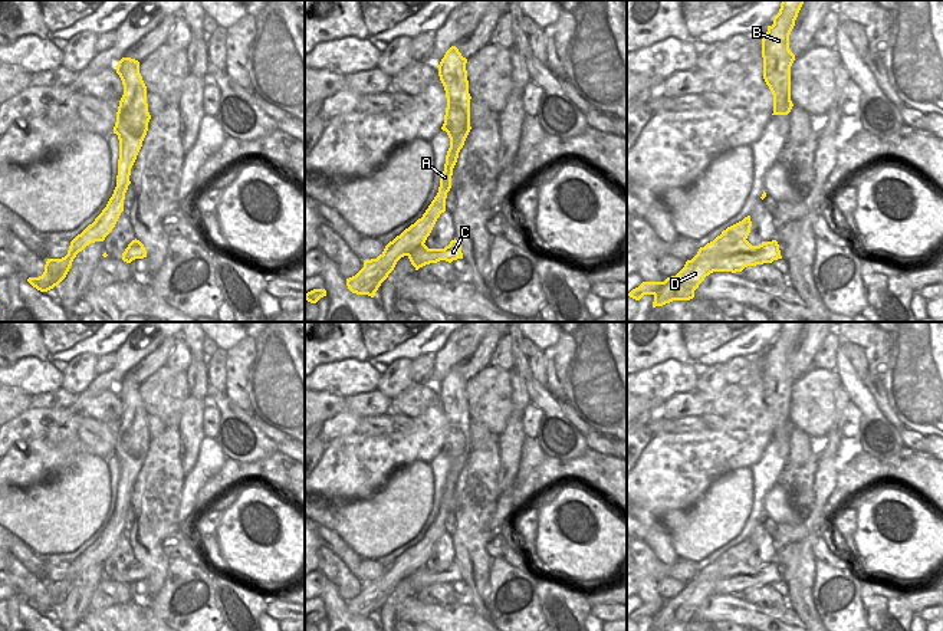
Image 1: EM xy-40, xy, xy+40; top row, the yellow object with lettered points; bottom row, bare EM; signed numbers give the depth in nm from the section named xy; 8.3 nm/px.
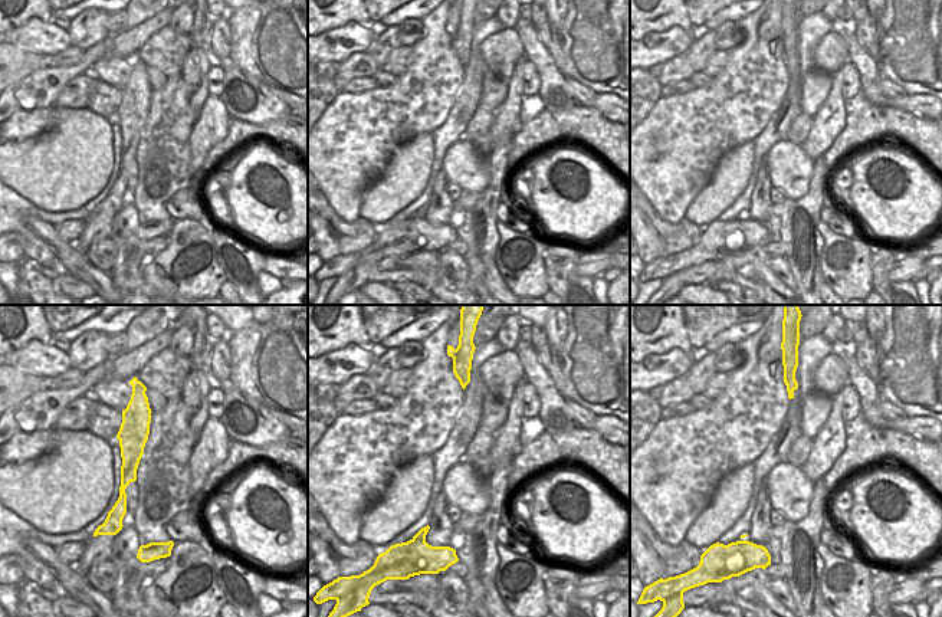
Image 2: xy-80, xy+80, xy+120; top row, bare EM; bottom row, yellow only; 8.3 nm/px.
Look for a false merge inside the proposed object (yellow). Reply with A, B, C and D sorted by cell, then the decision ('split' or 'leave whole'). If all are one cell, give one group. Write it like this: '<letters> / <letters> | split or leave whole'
A B D / C | split

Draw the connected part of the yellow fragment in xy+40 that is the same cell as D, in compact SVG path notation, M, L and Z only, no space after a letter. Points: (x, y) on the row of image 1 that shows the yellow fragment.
M722 250L710 253L706 259L694 256L687 260L684 267L671 277L664 280L664 285L654 295L653 308L663 306L673 300L690 300L694 298L694 290L704 280L706 276L713 273L716 262L722 256Z

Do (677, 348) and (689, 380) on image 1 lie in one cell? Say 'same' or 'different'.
different

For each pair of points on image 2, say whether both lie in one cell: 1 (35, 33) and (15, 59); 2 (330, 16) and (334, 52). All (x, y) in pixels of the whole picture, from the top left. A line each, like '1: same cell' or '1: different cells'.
1: different cells
2: different cells

